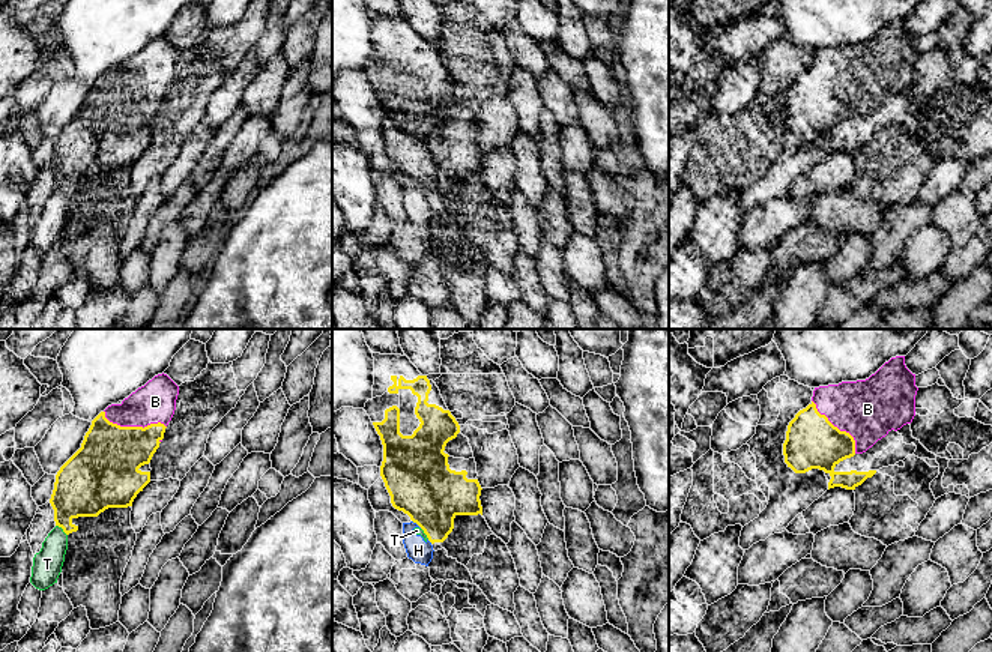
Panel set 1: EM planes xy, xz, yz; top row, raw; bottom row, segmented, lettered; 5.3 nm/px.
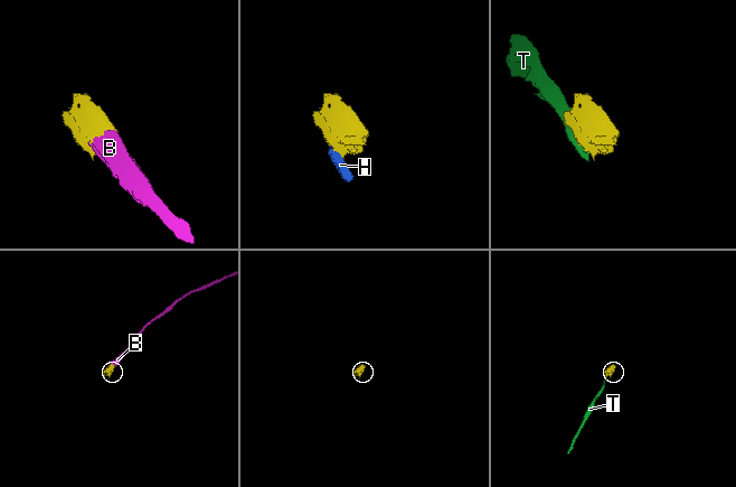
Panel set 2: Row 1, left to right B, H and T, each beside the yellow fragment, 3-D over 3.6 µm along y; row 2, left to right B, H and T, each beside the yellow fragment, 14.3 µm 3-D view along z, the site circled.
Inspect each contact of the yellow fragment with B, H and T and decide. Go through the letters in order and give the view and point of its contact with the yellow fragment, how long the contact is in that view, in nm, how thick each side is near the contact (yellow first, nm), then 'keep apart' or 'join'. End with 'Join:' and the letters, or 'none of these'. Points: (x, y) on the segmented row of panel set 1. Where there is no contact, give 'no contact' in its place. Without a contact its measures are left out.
B: xy (133, 427) | 340 nm | 340/220 nm | join
H: xz (417, 523) | 70 nm | 360/120 nm | keep apart
T: xy (62, 528) | 90 nm | 320/160 nm | keep apart
Join: B

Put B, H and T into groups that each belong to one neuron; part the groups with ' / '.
B / H T

